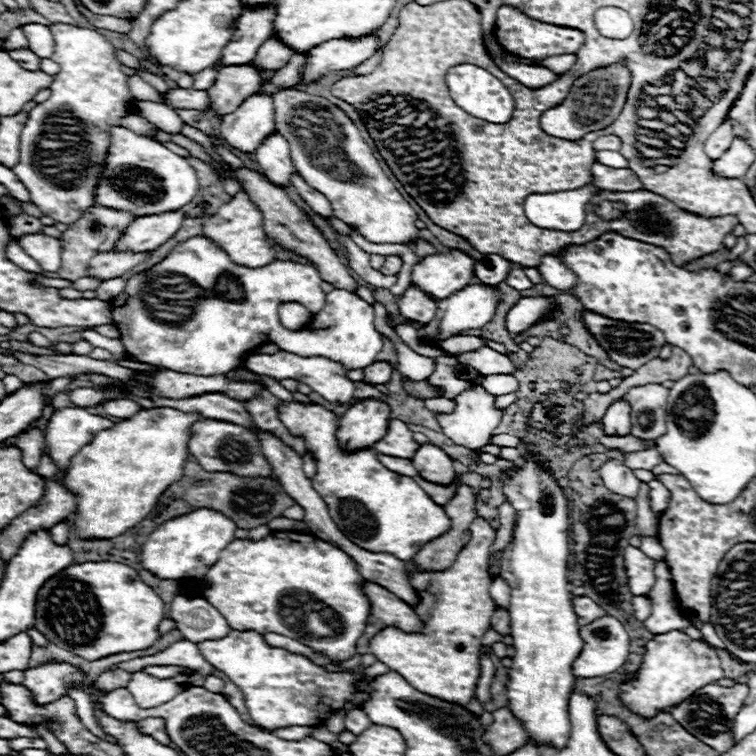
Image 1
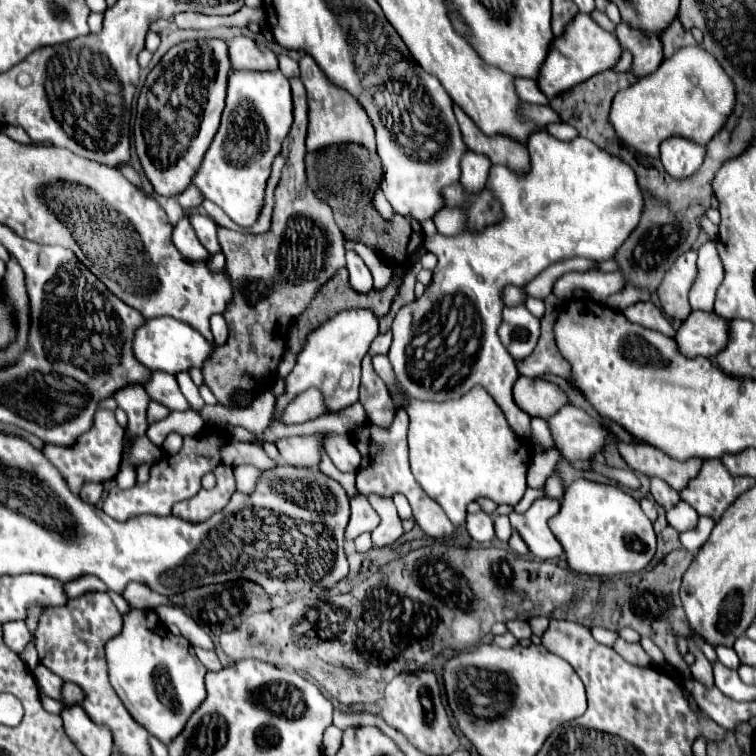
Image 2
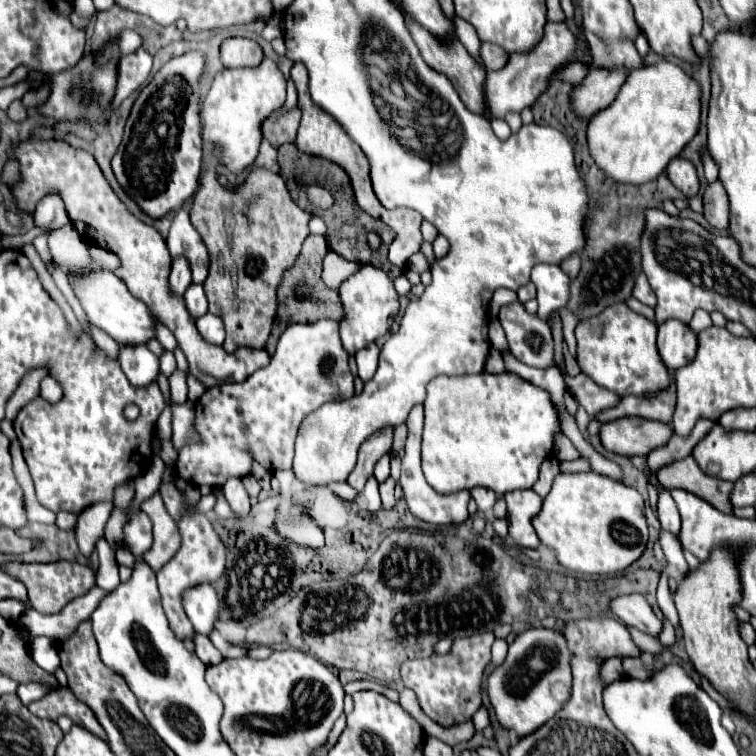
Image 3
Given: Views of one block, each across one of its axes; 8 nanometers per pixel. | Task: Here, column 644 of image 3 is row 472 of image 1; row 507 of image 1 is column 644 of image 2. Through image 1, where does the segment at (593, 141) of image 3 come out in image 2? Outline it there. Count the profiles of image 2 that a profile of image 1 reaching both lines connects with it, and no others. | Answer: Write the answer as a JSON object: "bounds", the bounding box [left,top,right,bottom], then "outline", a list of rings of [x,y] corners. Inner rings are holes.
{"bounds":[610,46,734,158],"outline":[[[686,46],[686,48],[680,48],[674,56],[666,58],[658,66],[658,70],[652,72],[652,76],[640,78],[638,82],[628,86],[626,90],[620,90],[614,96],[614,102],[610,108],[610,124],[612,124],[614,132],[618,134],[618,138],[622,142],[626,142],[630,148],[634,148],[646,156],[658,158],[660,144],[672,136],[682,136],[682,138],[694,140],[696,144],[708,144],[708,140],[724,126],[732,108],[734,108],[732,80],[726,76],[726,72],[720,68],[720,64],[716,60],[712,60],[712,56],[708,56],[708,52],[704,52],[704,48]]]}

